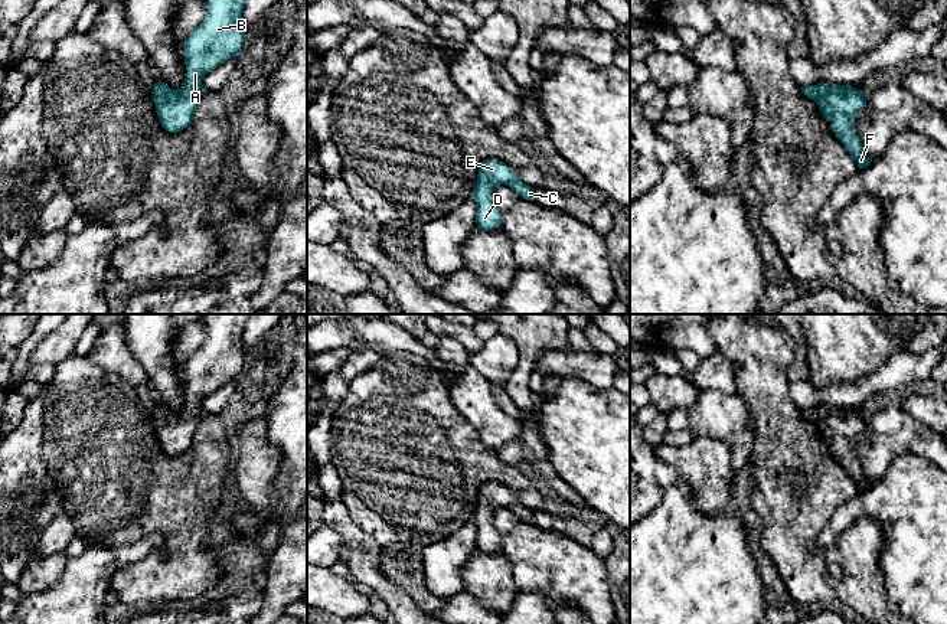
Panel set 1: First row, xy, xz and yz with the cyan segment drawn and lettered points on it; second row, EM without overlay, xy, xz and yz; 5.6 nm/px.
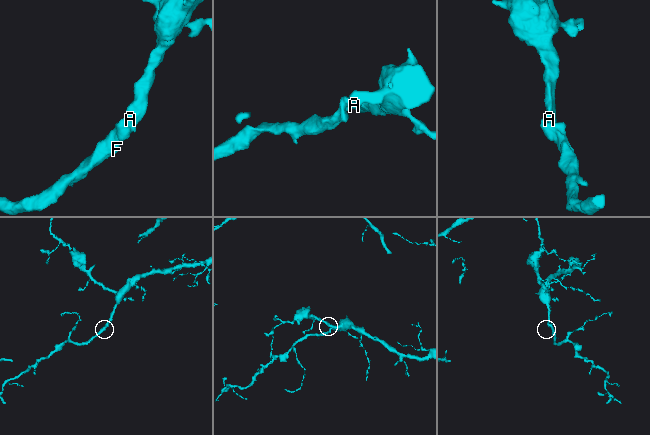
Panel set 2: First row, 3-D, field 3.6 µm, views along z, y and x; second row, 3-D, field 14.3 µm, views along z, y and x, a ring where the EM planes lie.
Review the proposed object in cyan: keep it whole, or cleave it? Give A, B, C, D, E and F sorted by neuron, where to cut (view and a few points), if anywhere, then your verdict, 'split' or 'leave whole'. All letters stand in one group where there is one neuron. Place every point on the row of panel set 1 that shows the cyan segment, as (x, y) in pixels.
A B C D E F; no cut; leave whole

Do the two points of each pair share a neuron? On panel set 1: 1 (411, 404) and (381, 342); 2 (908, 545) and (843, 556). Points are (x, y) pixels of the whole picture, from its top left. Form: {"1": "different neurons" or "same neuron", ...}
{"1": "different neurons", "2": "different neurons"}

